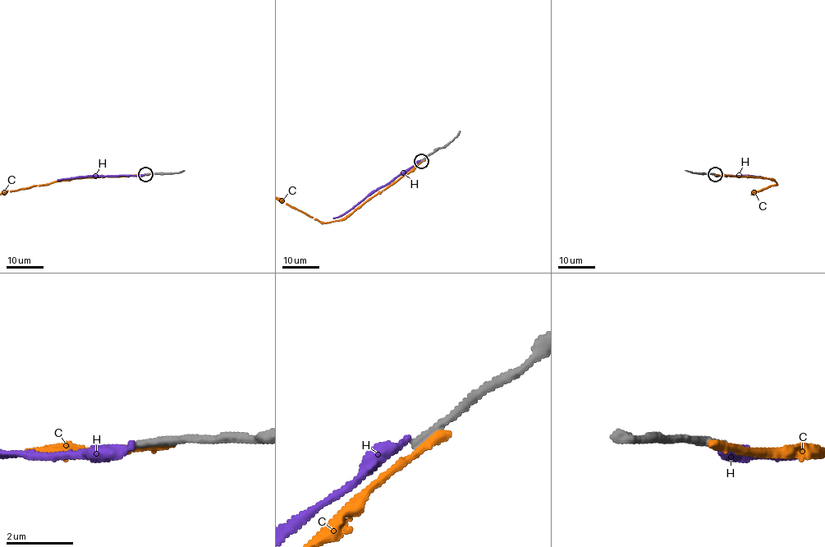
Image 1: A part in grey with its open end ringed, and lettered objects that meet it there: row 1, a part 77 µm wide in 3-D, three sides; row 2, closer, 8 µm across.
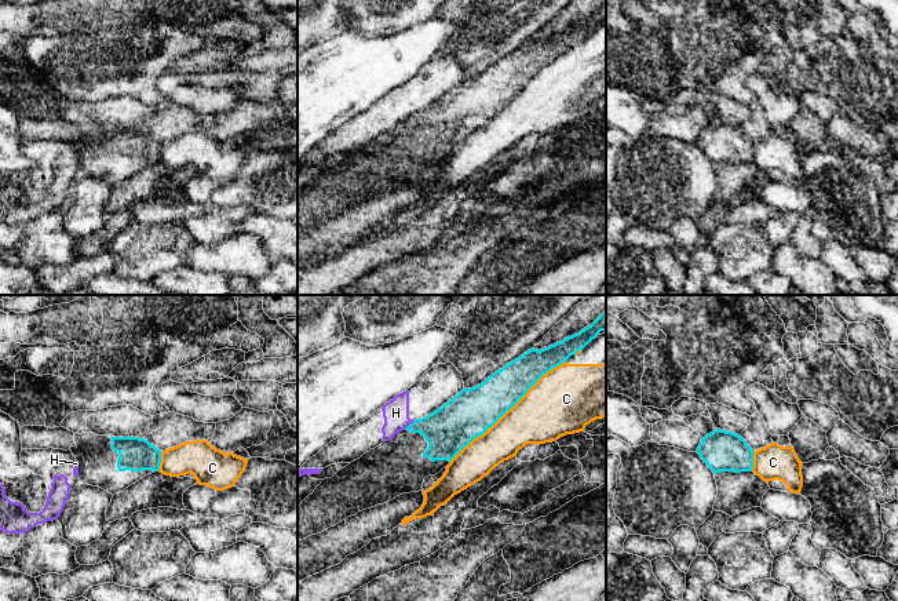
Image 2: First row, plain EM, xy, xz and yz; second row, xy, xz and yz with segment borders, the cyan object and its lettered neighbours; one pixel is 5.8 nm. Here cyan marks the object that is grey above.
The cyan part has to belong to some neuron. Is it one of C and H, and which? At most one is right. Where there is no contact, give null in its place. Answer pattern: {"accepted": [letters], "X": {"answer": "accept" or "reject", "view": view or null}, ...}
{"accepted": [], "C": {"answer": "reject", "view": "xz"}, "H": {"answer": "reject", "view": "xz"}}

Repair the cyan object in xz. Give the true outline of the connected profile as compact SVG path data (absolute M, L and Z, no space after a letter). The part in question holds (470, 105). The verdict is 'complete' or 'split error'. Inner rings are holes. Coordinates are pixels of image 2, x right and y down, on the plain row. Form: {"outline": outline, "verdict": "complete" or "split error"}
{"outline": "M603 3L591 17L581 21L578 25L567 28L562 33L556 33L541 41L533 39L492 65L481 76L471 80L463 80L441 99L421 110L416 110L391 131L384 132L382 136L370 141L359 150L339 161L332 170L313 171L309 165L299 168L297 233L311 226L321 225L347 208L355 207L358 203L387 194L402 185L423 182L426 168L435 167L446 159L464 138L467 138L478 127L488 123L489 119L492 119L508 101L511 101L544 65L565 54L570 47L583 41L598 28L601 22L606 22L606 3Z", "verdict": "split error"}

